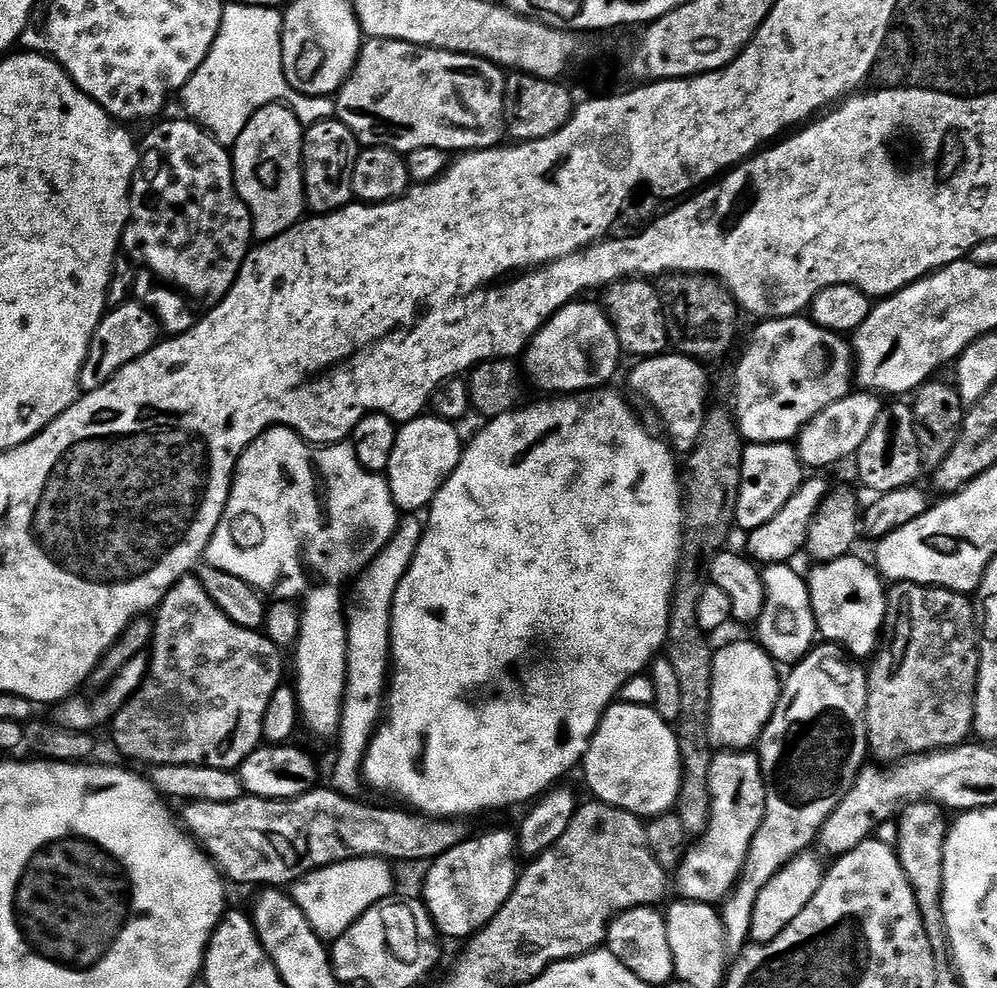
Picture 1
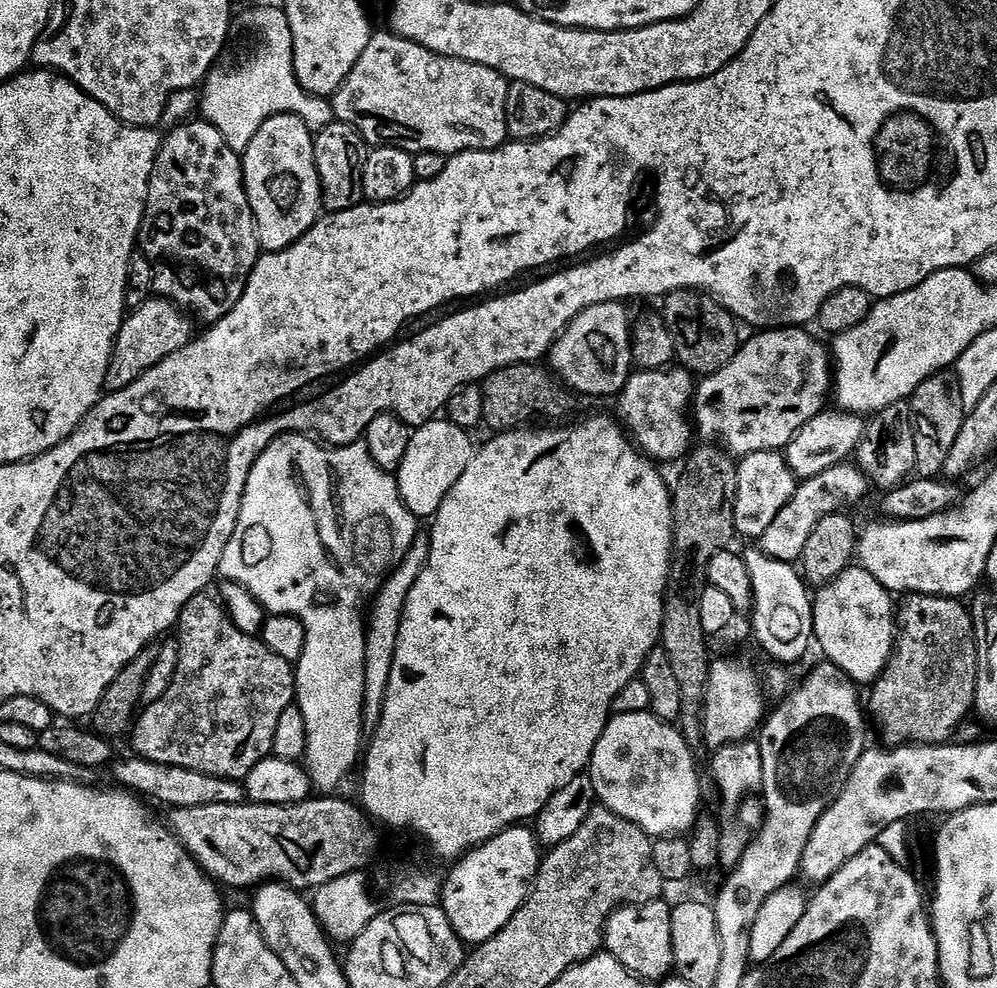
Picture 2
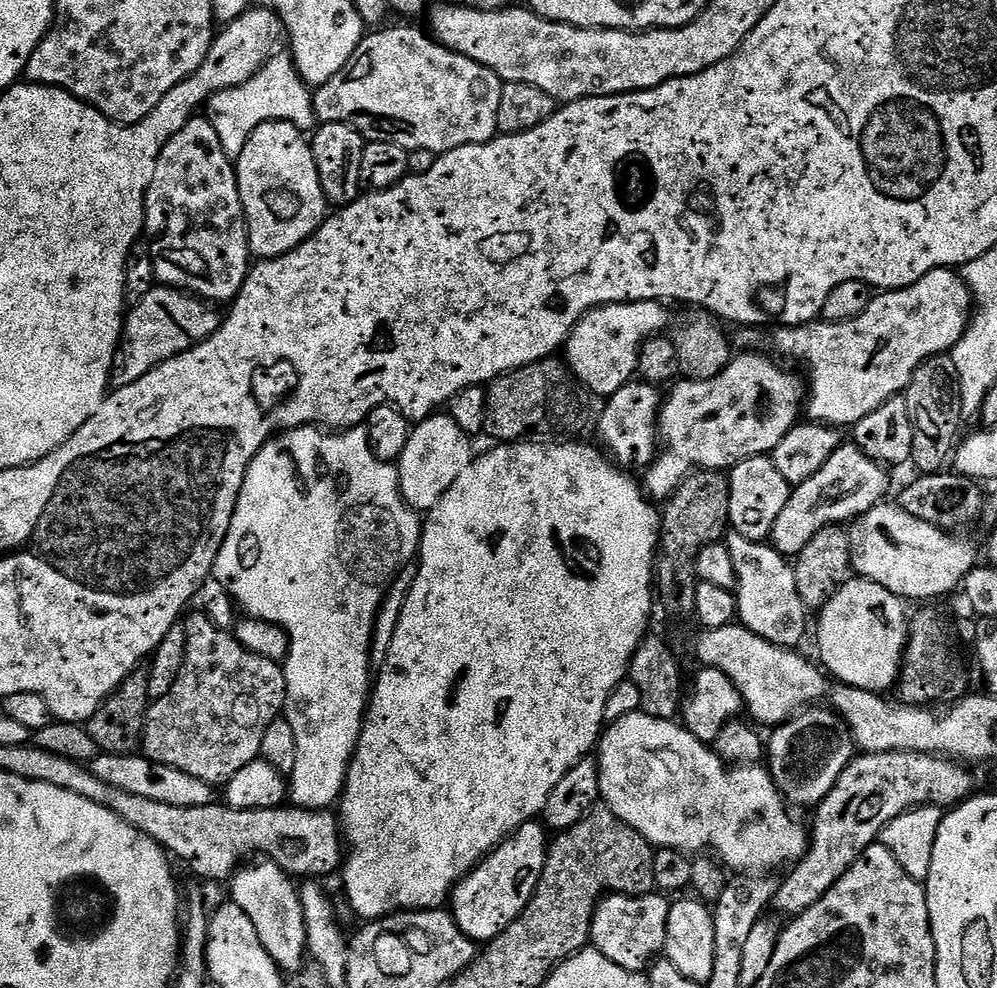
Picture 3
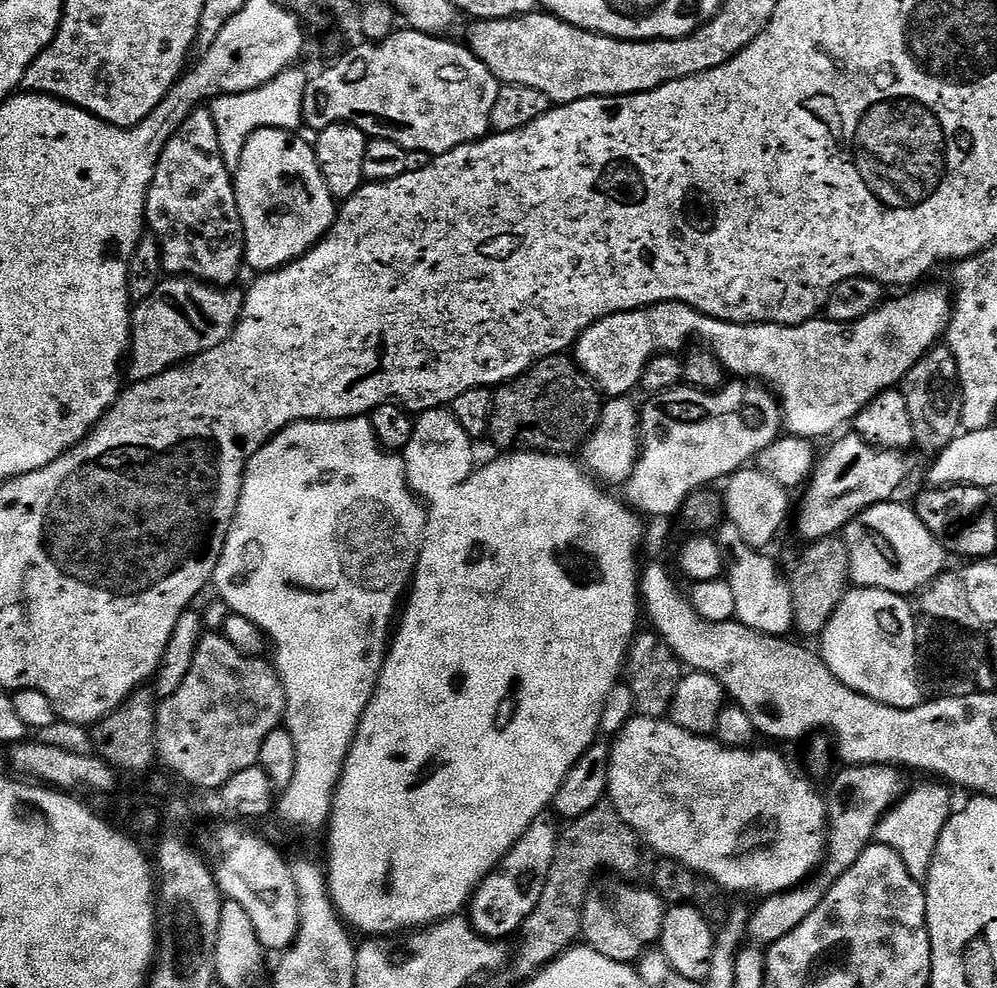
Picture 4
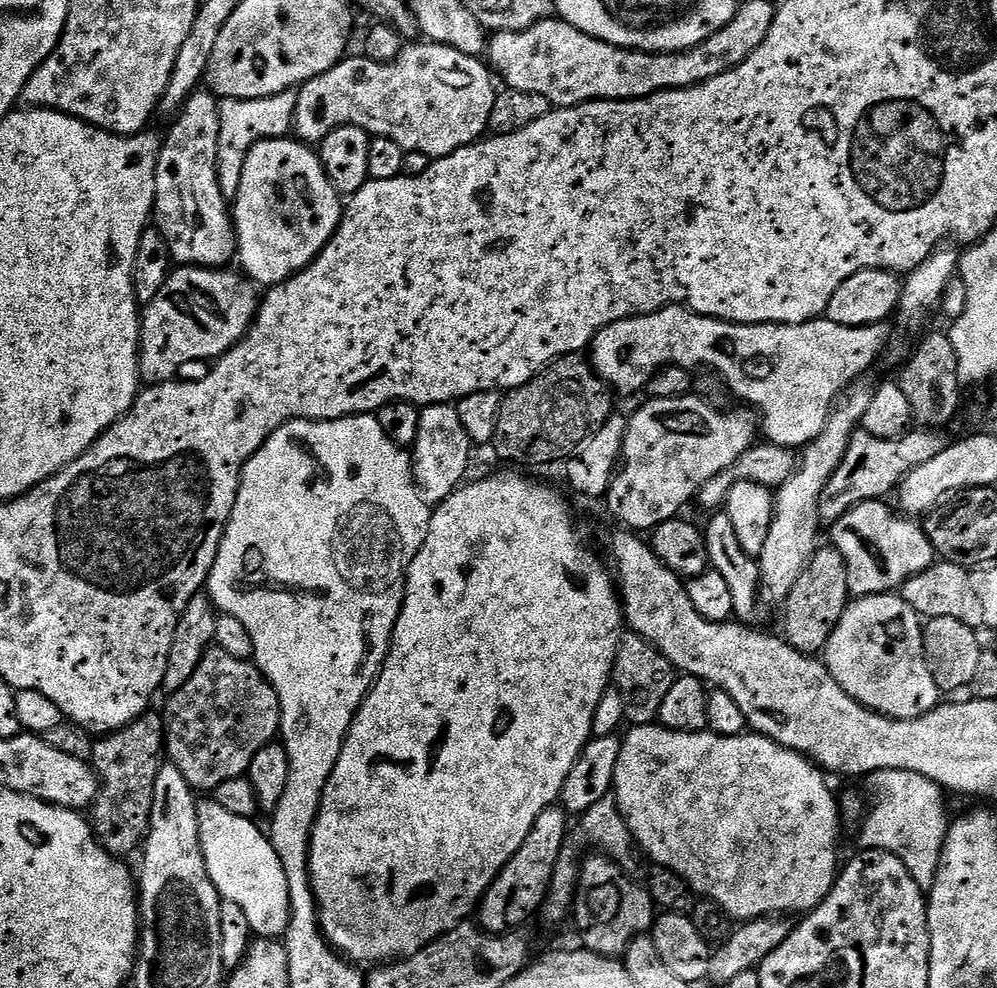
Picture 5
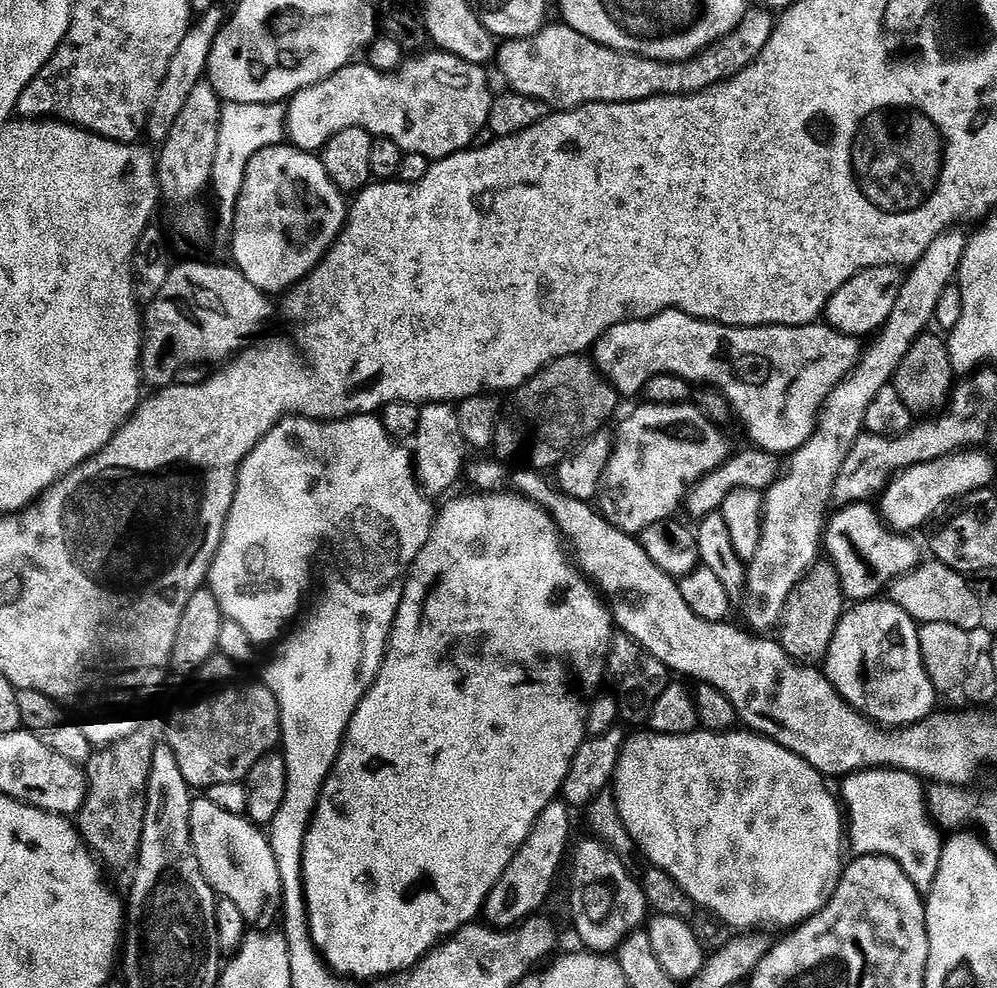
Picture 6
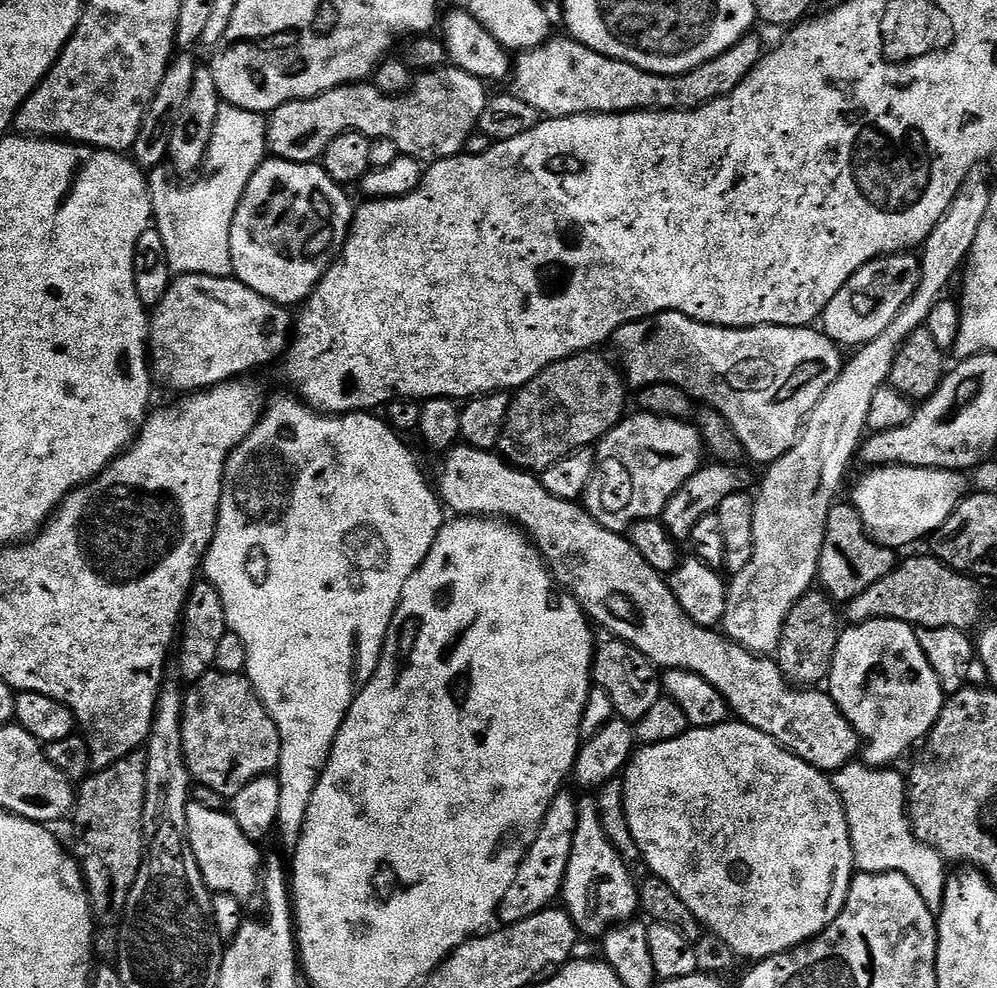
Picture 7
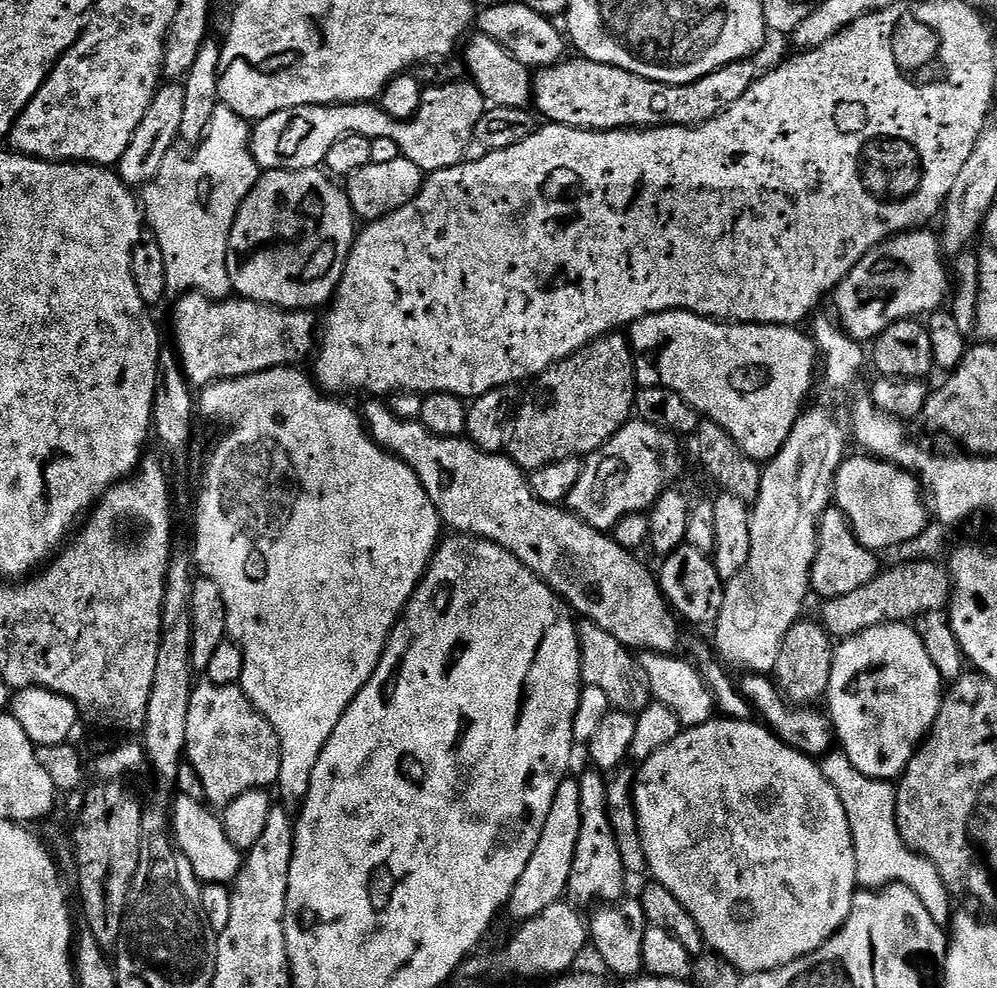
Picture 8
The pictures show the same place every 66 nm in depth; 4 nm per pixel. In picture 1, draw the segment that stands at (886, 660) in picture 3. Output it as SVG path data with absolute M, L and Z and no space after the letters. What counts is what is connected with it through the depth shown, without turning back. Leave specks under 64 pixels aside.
M856 554L832 560L829 564L817 563L815 567L812 573L807 573L806 579L817 633L827 643L843 649L849 657L871 657L881 643L884 619L888 613L885 581L869 561L867 564L859 560Z

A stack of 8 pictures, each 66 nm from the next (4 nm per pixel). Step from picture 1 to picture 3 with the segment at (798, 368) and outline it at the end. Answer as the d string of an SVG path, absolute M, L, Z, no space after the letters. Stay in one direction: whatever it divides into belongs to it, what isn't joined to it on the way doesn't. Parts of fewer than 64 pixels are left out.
M756 352L737 355L726 366L726 370L712 380L681 379L671 389L673 392L669 396L667 393L660 406L660 449L656 461L643 473L642 487L645 493L653 501L664 502L694 470L732 470L741 460L771 454L778 442L782 442L782 438L786 438L788 431L801 419L806 404L806 384L801 377L800 380L794 373L786 372L776 364L768 364L767 358Z

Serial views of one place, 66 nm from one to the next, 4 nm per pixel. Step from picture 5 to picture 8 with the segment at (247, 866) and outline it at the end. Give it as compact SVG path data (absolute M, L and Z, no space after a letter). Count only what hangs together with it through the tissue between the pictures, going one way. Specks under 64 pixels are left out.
M181 794L177 795L172 805L171 835L180 852L186 854L190 866L194 866L194 874L201 882L231 885L240 873L242 852L234 846L234 842L230 842L230 838L226 838L223 819L211 811L215 812L201 802Z

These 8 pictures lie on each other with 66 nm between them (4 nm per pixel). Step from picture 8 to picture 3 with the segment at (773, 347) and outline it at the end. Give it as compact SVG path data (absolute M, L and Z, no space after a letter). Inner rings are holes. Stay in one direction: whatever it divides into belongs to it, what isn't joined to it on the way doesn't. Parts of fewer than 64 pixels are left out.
M935 268L930 274L918 278L918 282L914 282L909 288L893 288L873 295L870 306L866 306L866 310L862 310L862 314L858 314L858 318L853 320L838 322L837 324L813 322L799 326L777 327L773 331L776 333L772 336L772 344L782 355L789 356L792 360L801 360L808 367L808 376L806 375L808 383L806 388L806 412L807 415L808 412L812 415L809 417L813 421L833 426L845 426L844 424L855 426L862 418L866 418L866 414L878 410L878 406L882 406L882 402L886 402L892 396L901 395L904 389L908 387L908 383L911 382L912 374L918 370L918 366L923 360L928 360L931 356L942 356L951 353L953 346L957 344L962 338L962 334L968 329L968 321L973 311L972 293L968 291L968 287L964 284L964 279L961 278L959 271L950 268ZM632 300L629 304L603 304L600 308L585 312L583 318L576 323L574 330L568 336L568 343L562 349L562 356L572 375L593 397L594 395L600 396L599 398L613 396L633 379L640 349L647 341L661 335L669 327L670 315L668 316L664 308L667 307L658 300Z

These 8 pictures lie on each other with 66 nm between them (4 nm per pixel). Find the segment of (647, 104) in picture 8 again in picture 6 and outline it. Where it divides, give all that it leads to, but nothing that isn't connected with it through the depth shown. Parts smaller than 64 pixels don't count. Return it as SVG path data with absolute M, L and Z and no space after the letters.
M753 7L738 22L738 26L721 40L715 40L709 48L692 57L681 60L678 64L657 64L641 56L631 56L629 52L619 52L602 46L586 34L578 34L570 25L563 22L549 23L537 36L525 40L506 40L498 48L498 65L504 80L511 91L540 100L552 110L581 108L583 104L629 104L639 100L649 100L655 96L693 96L696 92L706 90L715 84L732 80L739 72L746 70L766 50L772 32L776 28L773 13L767 8Z

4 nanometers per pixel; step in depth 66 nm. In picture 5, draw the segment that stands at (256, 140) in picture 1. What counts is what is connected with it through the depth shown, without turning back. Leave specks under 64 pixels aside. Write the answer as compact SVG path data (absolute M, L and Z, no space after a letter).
M277 138L260 140L246 154L246 166L242 166L242 178L238 182L230 215L236 229L239 267L243 275L257 285L285 284L295 272L304 271L332 240L336 227L340 225L342 197L329 182L319 155L308 148L311 147L307 143L296 138Z

